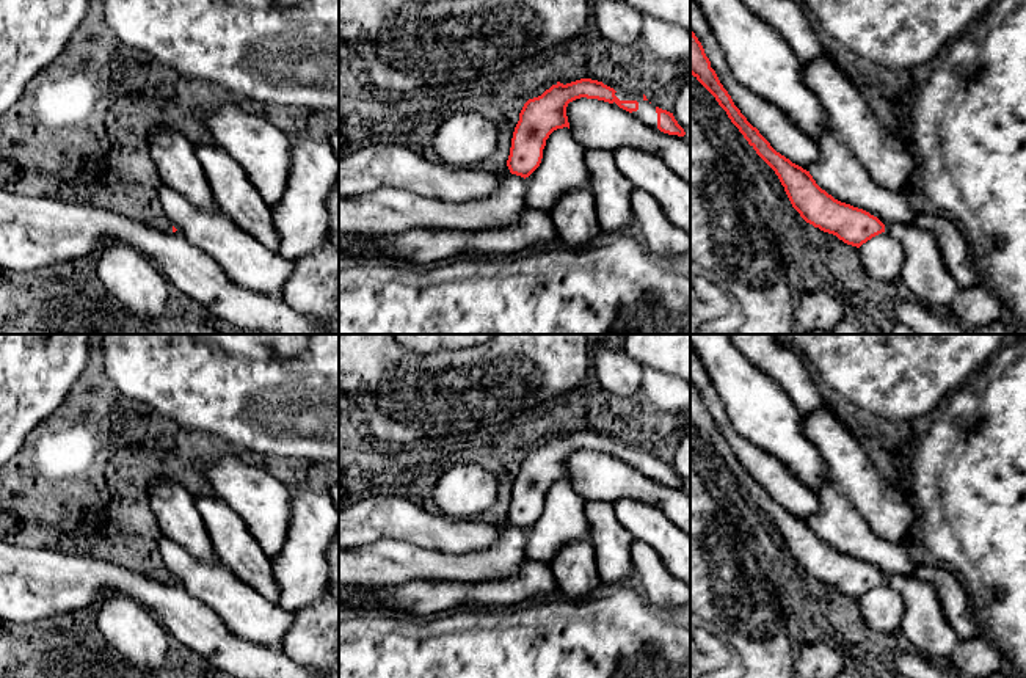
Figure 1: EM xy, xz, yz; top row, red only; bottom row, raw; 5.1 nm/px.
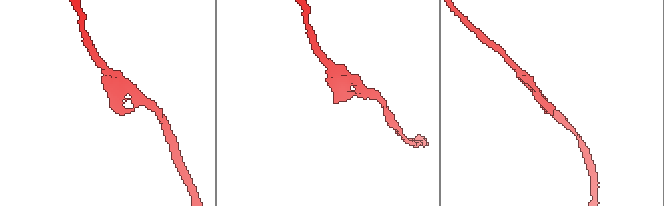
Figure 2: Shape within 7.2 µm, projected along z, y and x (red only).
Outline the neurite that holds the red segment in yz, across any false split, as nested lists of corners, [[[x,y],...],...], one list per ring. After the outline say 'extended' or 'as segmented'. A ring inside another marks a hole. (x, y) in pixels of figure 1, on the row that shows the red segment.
[[[692,30],[690,74],[715,97],[748,144],[775,171],[792,207],[806,223],[857,248],[885,232],[885,224],[877,217],[835,199],[816,184],[810,171],[792,163],[770,146],[734,105]]]; as segmented

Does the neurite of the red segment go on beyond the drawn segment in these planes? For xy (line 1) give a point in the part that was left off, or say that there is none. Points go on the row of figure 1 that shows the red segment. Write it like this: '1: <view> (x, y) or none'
1: none

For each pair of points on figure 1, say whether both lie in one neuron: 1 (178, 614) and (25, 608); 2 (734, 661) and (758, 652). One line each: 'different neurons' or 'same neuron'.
1: same neuron
2: different neurons

